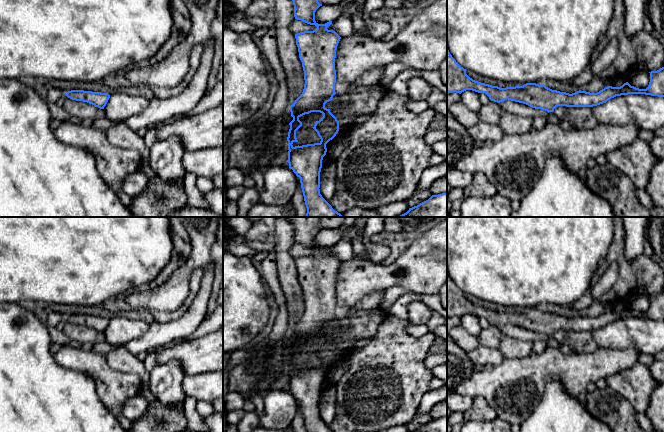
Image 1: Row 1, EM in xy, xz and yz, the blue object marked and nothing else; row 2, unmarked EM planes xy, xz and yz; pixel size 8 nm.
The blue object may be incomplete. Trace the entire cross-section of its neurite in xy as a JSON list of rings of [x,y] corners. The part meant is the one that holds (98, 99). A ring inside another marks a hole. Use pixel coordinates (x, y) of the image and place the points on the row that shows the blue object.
[[[71,90],[66,92],[65,95],[72,100],[87,102],[100,109],[104,109],[110,98],[107,93],[84,90]]]

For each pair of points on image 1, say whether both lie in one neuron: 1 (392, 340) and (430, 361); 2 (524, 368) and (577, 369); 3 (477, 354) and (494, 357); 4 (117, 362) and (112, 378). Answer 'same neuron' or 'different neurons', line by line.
1: different neurons
2: same neuron
3: same neuron
4: different neurons

